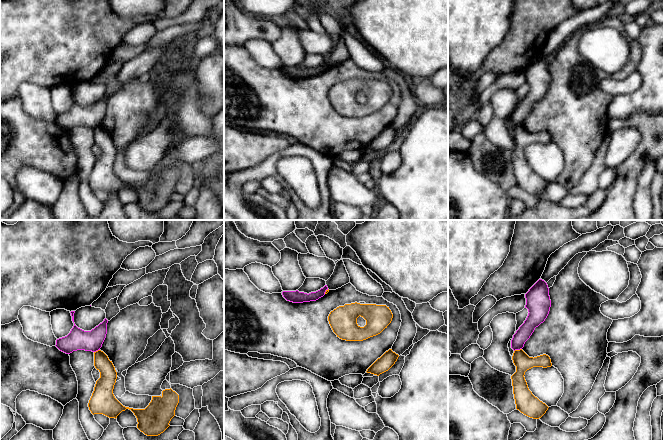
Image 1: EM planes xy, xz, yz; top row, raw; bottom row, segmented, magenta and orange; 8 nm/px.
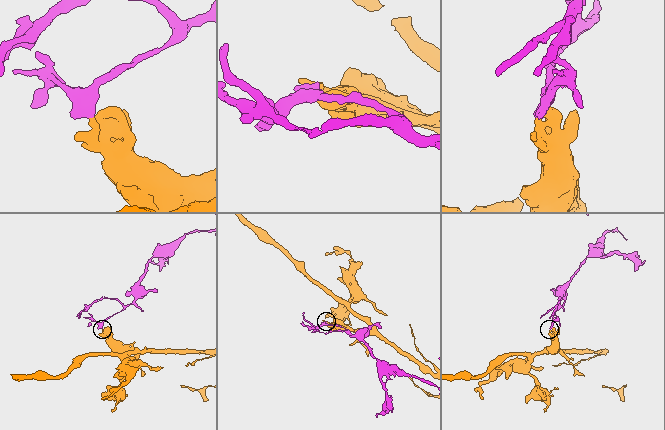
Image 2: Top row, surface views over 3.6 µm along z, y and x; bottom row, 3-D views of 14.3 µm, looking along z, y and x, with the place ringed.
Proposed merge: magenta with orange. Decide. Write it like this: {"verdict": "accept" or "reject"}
{"verdict": "reject"}

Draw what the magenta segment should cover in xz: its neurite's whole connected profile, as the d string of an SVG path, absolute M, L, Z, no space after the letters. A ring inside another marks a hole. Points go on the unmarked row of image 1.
M325 61L323 64L316 68L311 68L309 70L304 68L296 67L283 67L282 71L283 73L290 78L293 79L303 79L303 78L310 78L310 77L316 77L319 74L323 73L325 71L325 68L328 66L327 61Z

